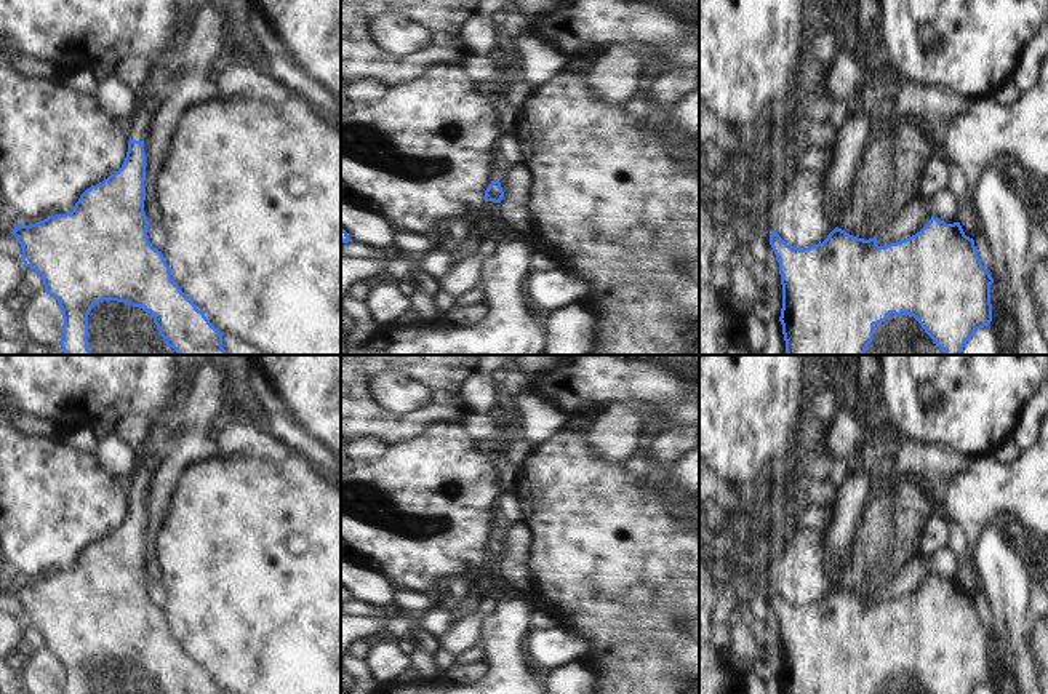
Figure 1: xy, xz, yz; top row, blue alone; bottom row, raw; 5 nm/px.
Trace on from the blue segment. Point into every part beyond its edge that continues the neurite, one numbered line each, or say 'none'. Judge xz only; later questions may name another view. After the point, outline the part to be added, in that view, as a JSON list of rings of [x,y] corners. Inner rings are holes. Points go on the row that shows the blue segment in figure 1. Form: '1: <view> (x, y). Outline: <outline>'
none

